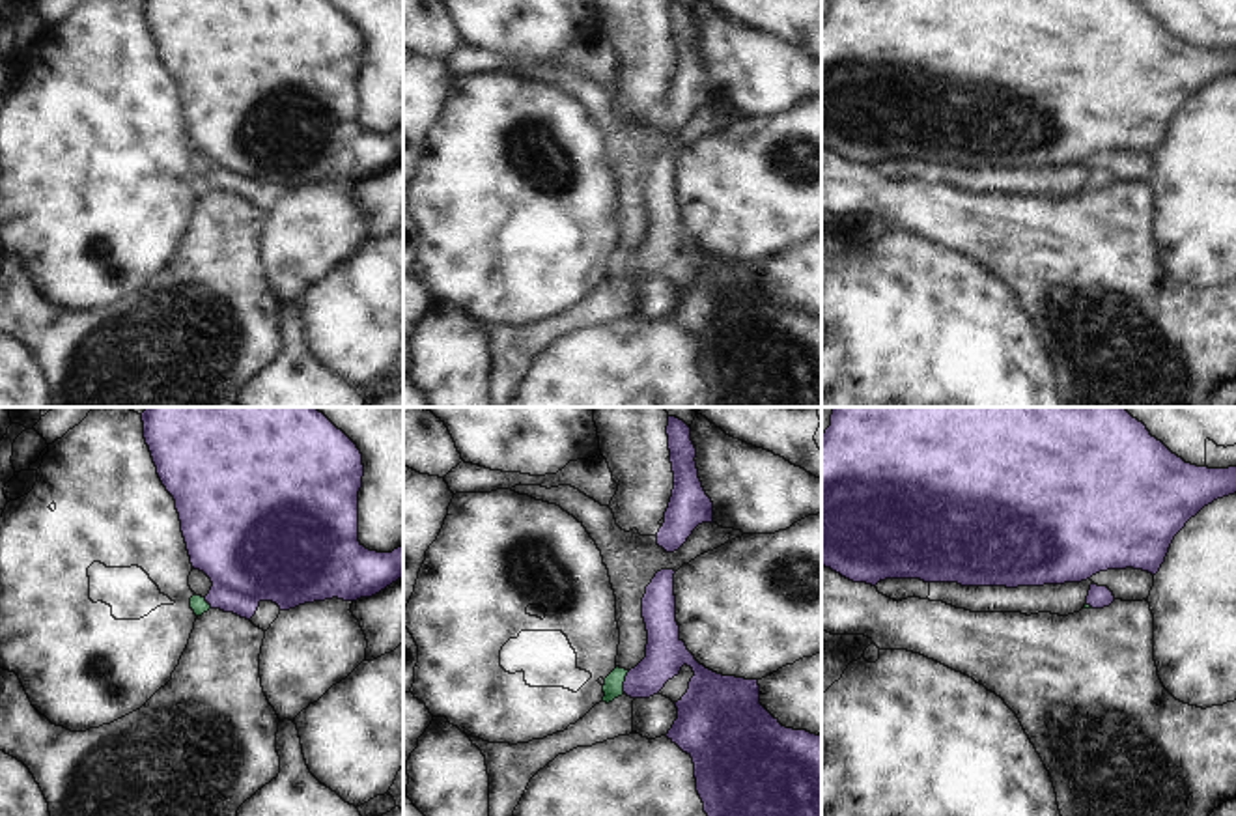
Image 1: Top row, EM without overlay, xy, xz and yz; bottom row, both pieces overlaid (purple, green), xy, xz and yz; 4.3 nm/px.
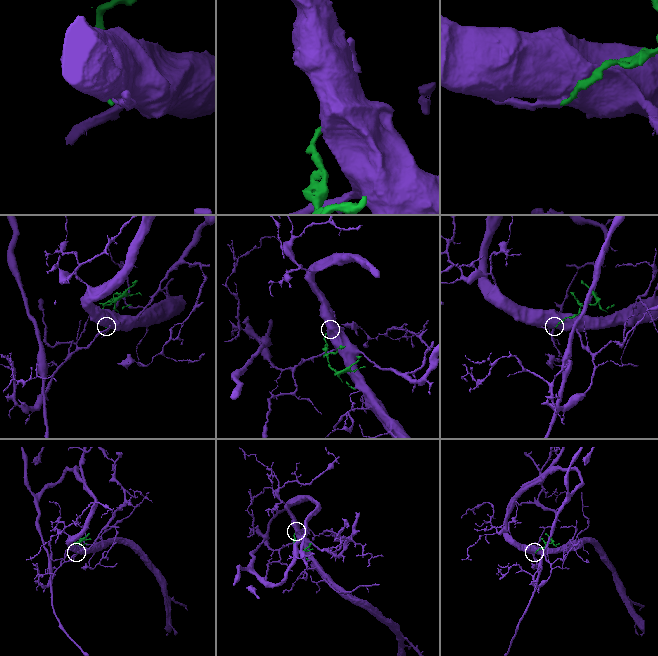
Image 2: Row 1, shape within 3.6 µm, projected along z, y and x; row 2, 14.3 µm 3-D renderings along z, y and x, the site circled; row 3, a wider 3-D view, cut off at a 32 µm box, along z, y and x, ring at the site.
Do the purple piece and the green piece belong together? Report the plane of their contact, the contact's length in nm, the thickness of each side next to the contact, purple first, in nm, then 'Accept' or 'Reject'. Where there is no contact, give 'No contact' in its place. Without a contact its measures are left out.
Touches purple in xz. Shared border 100 nm. Thickness 180 nm (purple) against 90 nm. Accept.

